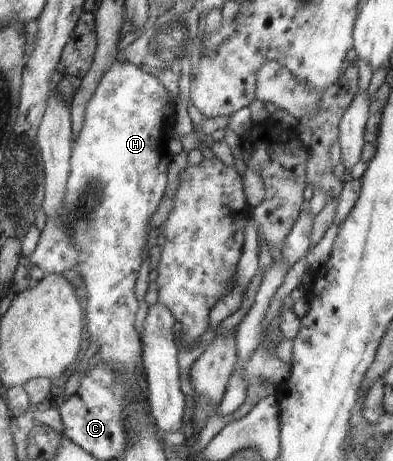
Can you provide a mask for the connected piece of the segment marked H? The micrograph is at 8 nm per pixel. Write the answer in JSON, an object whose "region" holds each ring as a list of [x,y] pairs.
{"region":[[[116,59],[113,64],[103,72],[103,76],[101,76],[101,80],[99,80],[95,92],[93,92],[91,98],[89,98],[87,102],[81,132],[79,132],[77,138],[74,138],[72,144],[70,172],[67,177],[65,196],[61,202],[63,219],[60,223],[63,225],[60,227],[69,235],[69,240],[71,240],[73,248],[77,250],[77,262],[74,263],[71,270],[75,270],[81,275],[88,291],[88,304],[85,312],[88,312],[89,341],[93,341],[97,344],[98,352],[101,354],[103,363],[112,364],[117,372],[120,372],[123,376],[127,376],[127,378],[135,378],[135,372],[137,372],[139,364],[142,364],[142,342],[139,334],[135,332],[135,316],[137,316],[137,311],[139,310],[139,304],[137,298],[135,298],[135,280],[137,280],[141,263],[144,261],[143,250],[147,248],[146,241],[149,218],[151,218],[151,215],[157,210],[159,201],[165,195],[165,188],[167,187],[167,168],[169,168],[173,155],[169,151],[167,143],[175,135],[173,122],[175,122],[175,108],[170,94],[163,84],[152,74],[143,72],[141,67],[129,63],[128,61],[122,62]]]}

